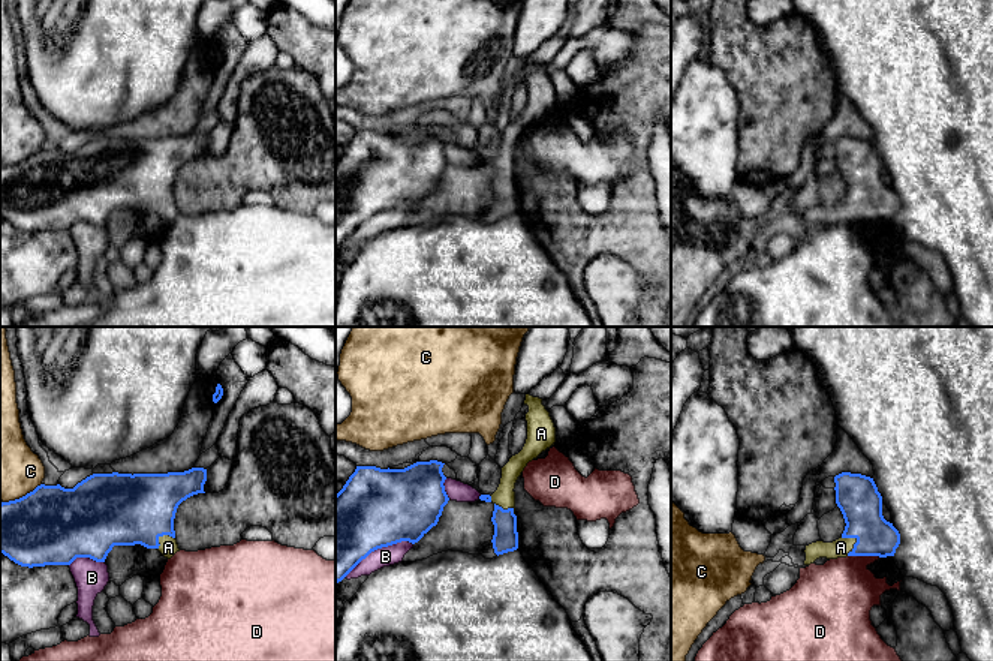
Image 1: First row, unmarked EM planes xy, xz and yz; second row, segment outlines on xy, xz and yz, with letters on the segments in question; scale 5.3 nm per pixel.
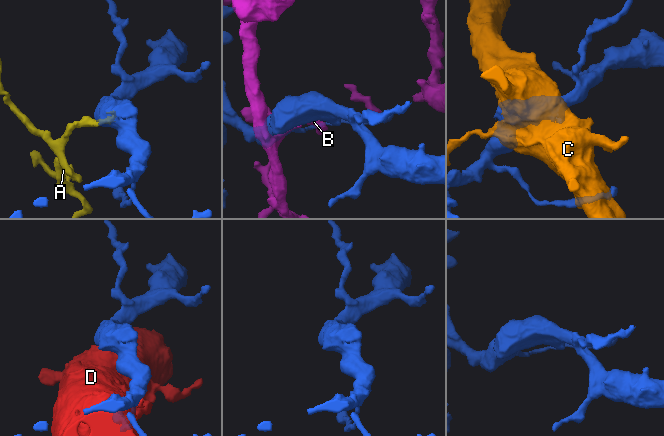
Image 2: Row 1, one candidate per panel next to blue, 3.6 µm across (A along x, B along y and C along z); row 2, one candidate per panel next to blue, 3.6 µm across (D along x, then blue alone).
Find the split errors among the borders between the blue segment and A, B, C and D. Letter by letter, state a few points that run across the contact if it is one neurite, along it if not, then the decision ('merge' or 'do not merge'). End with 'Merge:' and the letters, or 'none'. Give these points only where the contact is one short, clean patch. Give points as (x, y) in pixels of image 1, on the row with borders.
A: line yz (858, 499), (858, 538), (854, 546), (840, 547); merge
B: do not merge
C: do not merge
D: do not merge
Merge: A

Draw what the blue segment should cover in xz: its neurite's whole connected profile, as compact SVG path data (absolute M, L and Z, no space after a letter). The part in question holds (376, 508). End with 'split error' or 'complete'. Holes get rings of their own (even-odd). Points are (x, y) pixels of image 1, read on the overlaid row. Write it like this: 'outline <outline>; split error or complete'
outline M437 460L416 462L404 469L356 466L343 489L335 495L335 583L341 582L371 552L401 541L418 543L437 525L449 498L445 492L445 463Z; complete

